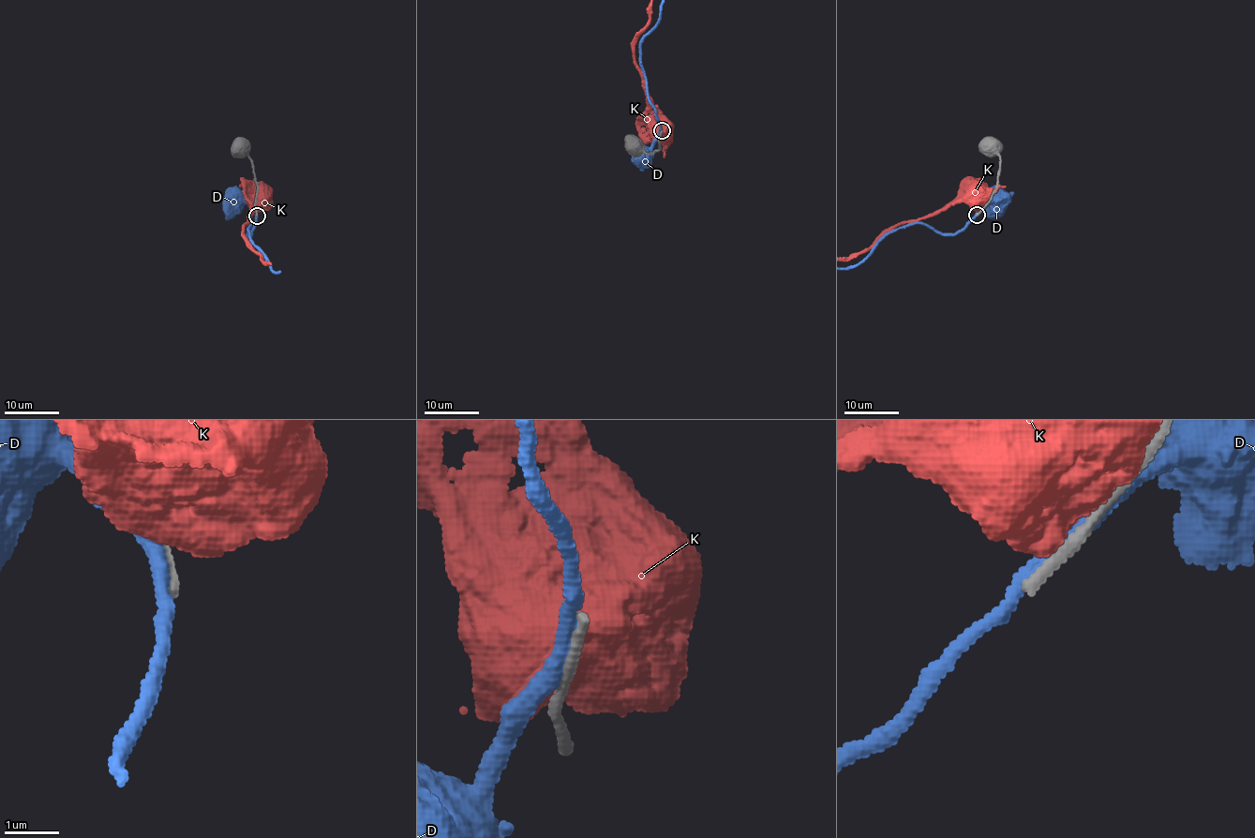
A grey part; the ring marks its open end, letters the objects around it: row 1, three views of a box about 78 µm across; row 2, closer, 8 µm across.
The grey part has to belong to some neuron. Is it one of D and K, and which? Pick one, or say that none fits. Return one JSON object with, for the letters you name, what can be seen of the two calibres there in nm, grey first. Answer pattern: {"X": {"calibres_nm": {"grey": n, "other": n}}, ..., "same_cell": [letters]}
{"same_cell": []}

